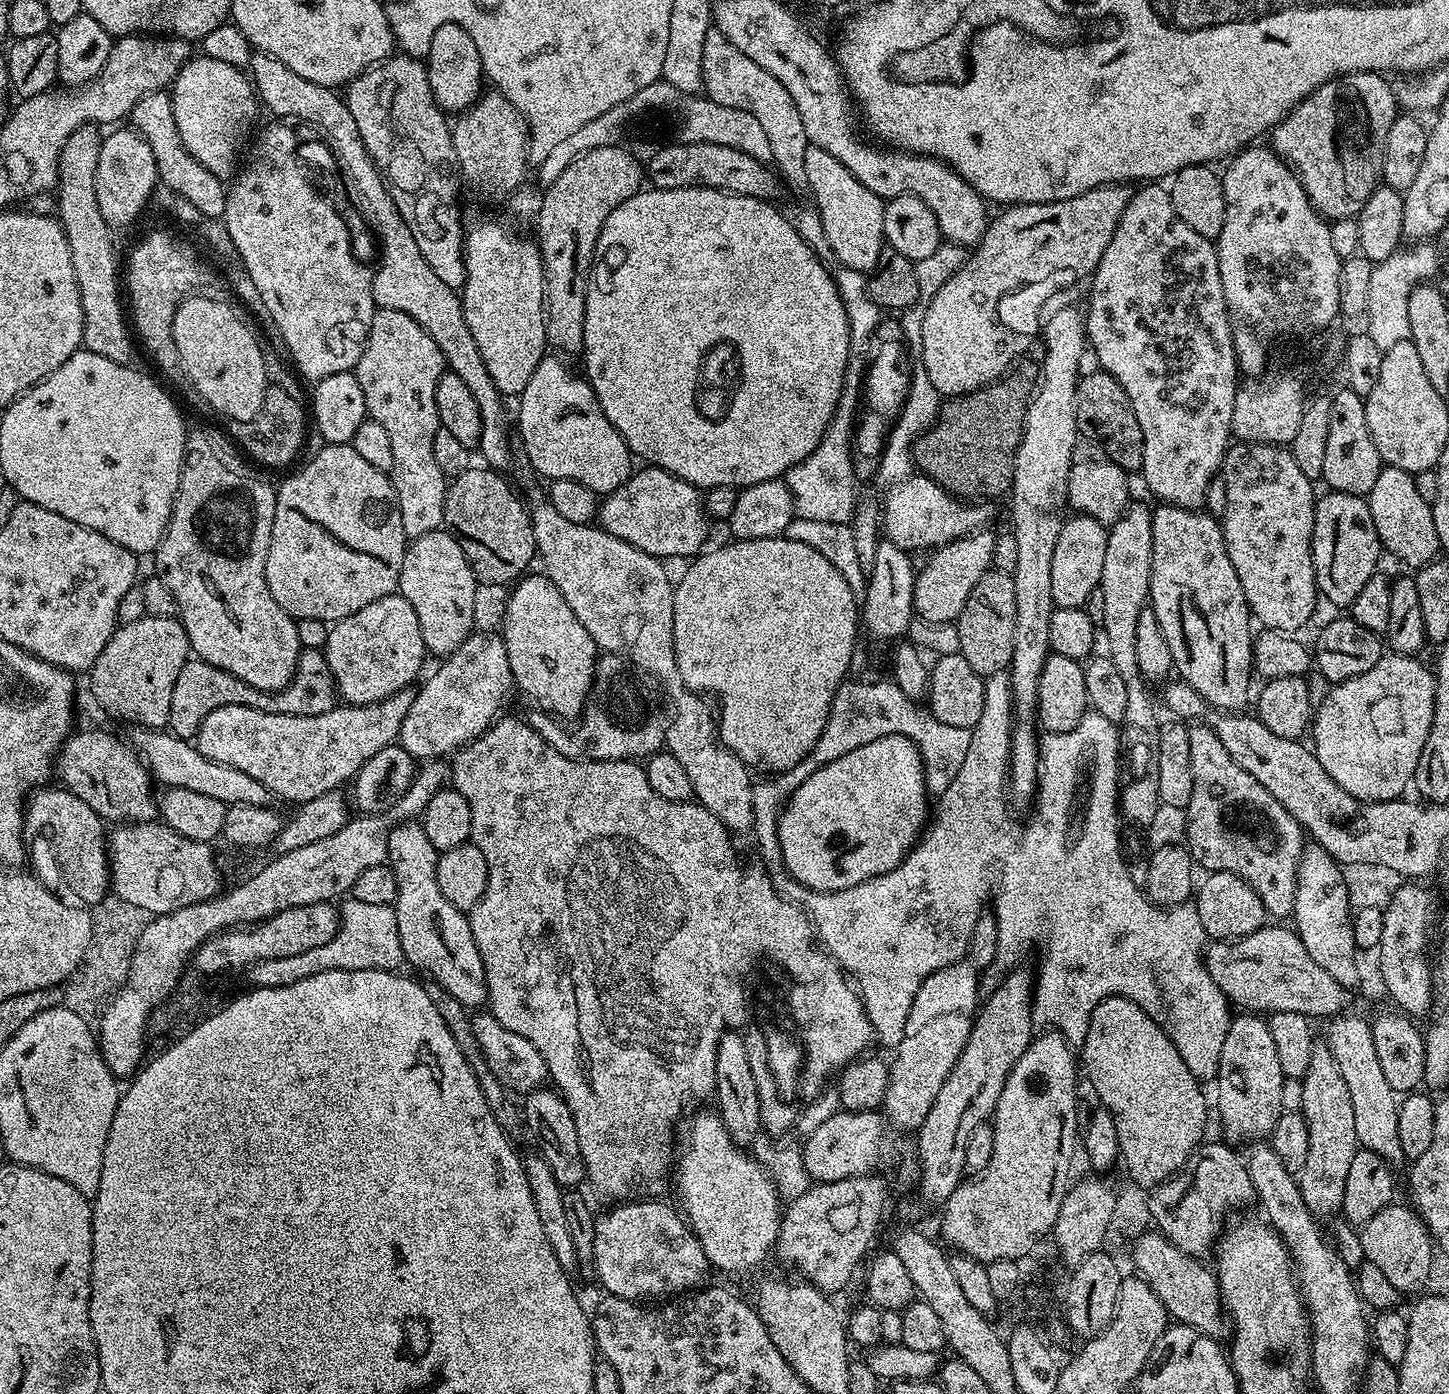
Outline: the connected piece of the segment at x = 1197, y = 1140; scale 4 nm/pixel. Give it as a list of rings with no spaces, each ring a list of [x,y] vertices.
[[[1111,996],[1092,1011],[1082,1051],[1083,1071],[1084,1068],[1088,1071],[1088,1080],[1100,1099],[1099,1103],[1110,1112],[1117,1126],[1119,1159],[1128,1167],[1132,1175],[1129,1176],[1131,1183],[1152,1190],[1164,1180],[1171,1179],[1205,1139],[1204,1123],[1208,1120],[1208,1104],[1200,1089],[1203,1088],[1201,1081],[1190,1074],[1186,1062],[1182,1062],[1182,1054],[1174,1046],[1167,1031],[1133,1000]]]

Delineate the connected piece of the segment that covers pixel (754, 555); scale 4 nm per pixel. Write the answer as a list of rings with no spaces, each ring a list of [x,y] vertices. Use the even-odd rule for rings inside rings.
[[[784,536],[762,538],[761,540],[733,539],[732,544],[724,544],[721,548],[705,551],[695,557],[692,564],[684,572],[684,577],[675,585],[673,642],[677,668],[687,688],[699,694],[717,692],[720,695],[718,706],[719,738],[749,769],[764,772],[760,774],[779,774],[790,770],[796,763],[802,762],[810,754],[819,736],[826,726],[830,714],[831,703],[834,702],[835,691],[846,680],[852,668],[852,656],[858,651],[856,644],[856,624],[858,628],[858,597],[852,593],[846,578],[834,570],[818,550],[806,546],[802,542],[794,542]]]

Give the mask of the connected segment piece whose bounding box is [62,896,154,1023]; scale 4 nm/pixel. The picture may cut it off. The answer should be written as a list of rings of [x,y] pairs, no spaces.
[[[108,896],[100,901],[93,911],[90,942],[86,946],[82,962],[65,983],[62,992],[63,1007],[88,1023],[93,1023],[99,1017],[101,1004],[127,981],[129,962],[135,952],[137,940],[141,937],[142,930],[152,921],[153,915],[142,906],[133,906],[117,896]]]

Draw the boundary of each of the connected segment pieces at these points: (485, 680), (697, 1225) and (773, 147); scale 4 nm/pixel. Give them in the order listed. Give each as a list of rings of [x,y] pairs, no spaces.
[[[481,630],[473,631],[472,635],[468,636],[466,642],[464,642],[462,646],[458,648],[458,650],[452,652],[451,656],[447,657],[447,659],[441,663],[444,665],[442,665],[441,668],[438,669],[437,672],[434,673],[433,676],[421,686],[420,693],[417,691],[412,697],[412,705],[410,706],[410,710],[406,714],[406,718],[400,727],[398,743],[400,747],[406,749],[406,751],[408,751],[417,762],[436,762],[441,758],[444,758],[440,756],[449,755],[448,757],[451,757],[453,753],[463,748],[465,744],[471,744],[473,740],[477,740],[480,735],[487,730],[487,728],[492,727],[494,721],[501,715],[502,709],[500,709],[500,707],[503,706],[504,699],[506,699],[508,696],[508,691],[513,691],[514,681],[512,678],[512,671],[510,670],[510,658],[506,654],[506,646],[504,645],[503,635],[496,633],[495,636],[495,634],[492,632],[480,631]]]
[[[719,1115],[699,1116],[695,1117],[697,1120],[688,1132],[688,1145],[685,1146],[684,1153],[681,1156],[679,1153],[678,1156],[678,1175],[674,1184],[675,1187],[676,1184],[680,1187],[679,1207],[713,1269],[721,1268],[724,1272],[752,1272],[771,1252],[773,1255],[777,1247],[782,1221],[780,1194],[773,1186],[771,1178],[764,1173],[763,1166],[730,1138]]]
[[[709,27],[705,35],[705,42],[702,43],[701,78],[703,80],[703,95],[708,98],[715,97],[716,93],[716,72],[721,72],[724,77],[720,84],[728,88],[727,99],[738,102],[739,107],[745,108],[754,118],[758,118],[762,130],[766,130],[766,139],[770,142],[771,163],[780,167],[779,175],[793,180],[799,186],[806,185],[806,171],[803,169],[806,148],[809,146],[806,138],[806,130],[802,130],[802,118],[798,114],[798,106],[794,106],[794,98],[774,78],[774,74],[766,74],[758,62],[746,58],[738,46],[733,46],[730,38],[722,34],[716,27]]]

